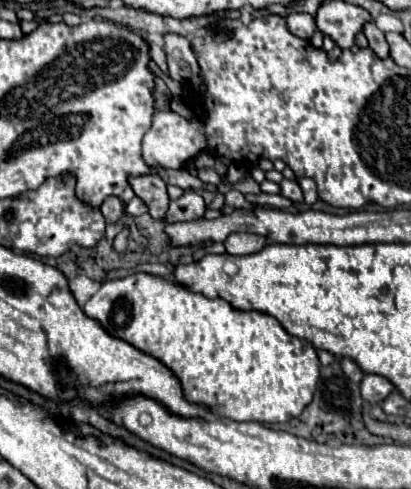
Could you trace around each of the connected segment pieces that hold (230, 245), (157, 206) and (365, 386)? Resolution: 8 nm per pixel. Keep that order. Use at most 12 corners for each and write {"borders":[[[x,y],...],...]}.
{"borders":[[[252,232],[230,234],[228,254],[248,256],[266,246],[266,236]],[[158,176],[130,182],[134,194],[148,206],[154,220],[168,210],[166,184]],[[364,374],[362,398],[380,404],[392,390],[384,376]]]}

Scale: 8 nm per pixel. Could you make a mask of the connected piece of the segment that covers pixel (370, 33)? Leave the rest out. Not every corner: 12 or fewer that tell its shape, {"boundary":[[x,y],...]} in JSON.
{"boundary":[[372,22],[362,30],[370,48],[380,56],[388,58],[390,48],[386,34]]}

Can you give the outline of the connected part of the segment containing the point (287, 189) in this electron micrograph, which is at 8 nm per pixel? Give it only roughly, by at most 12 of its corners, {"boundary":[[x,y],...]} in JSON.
{"boundary":[[282,180],[280,194],[292,202],[302,202],[302,188],[296,180]]}

